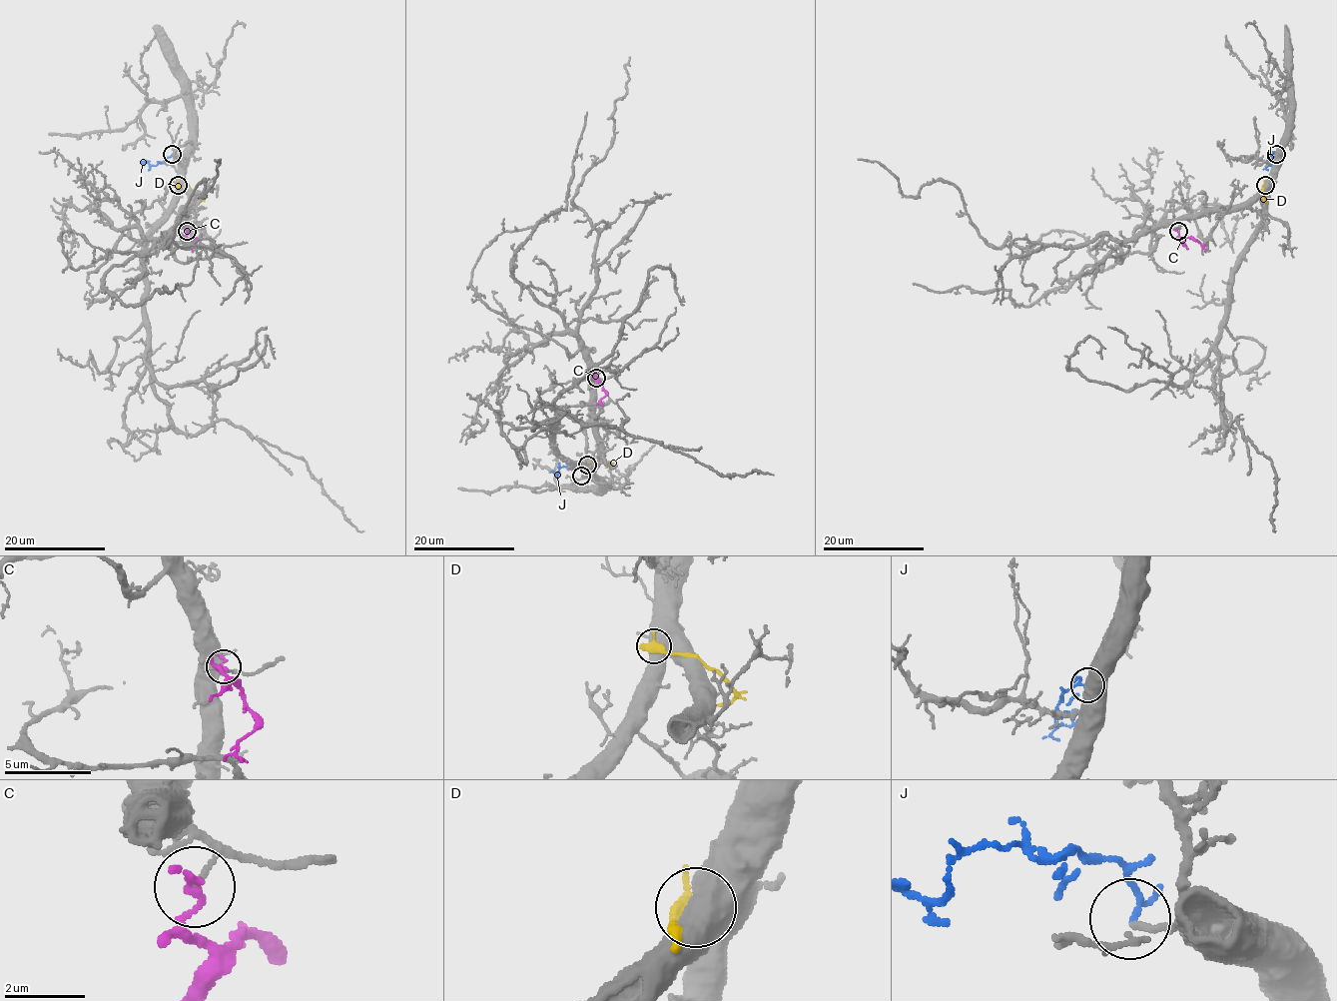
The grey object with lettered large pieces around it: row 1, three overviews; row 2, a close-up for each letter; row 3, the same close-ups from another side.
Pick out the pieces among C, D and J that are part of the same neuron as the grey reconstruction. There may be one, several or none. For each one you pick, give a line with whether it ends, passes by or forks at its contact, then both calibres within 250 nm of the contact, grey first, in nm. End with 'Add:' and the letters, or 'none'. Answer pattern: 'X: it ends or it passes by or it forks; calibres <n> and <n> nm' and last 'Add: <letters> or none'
J: it passes by; calibres 140 and 110 nm
Add: J

